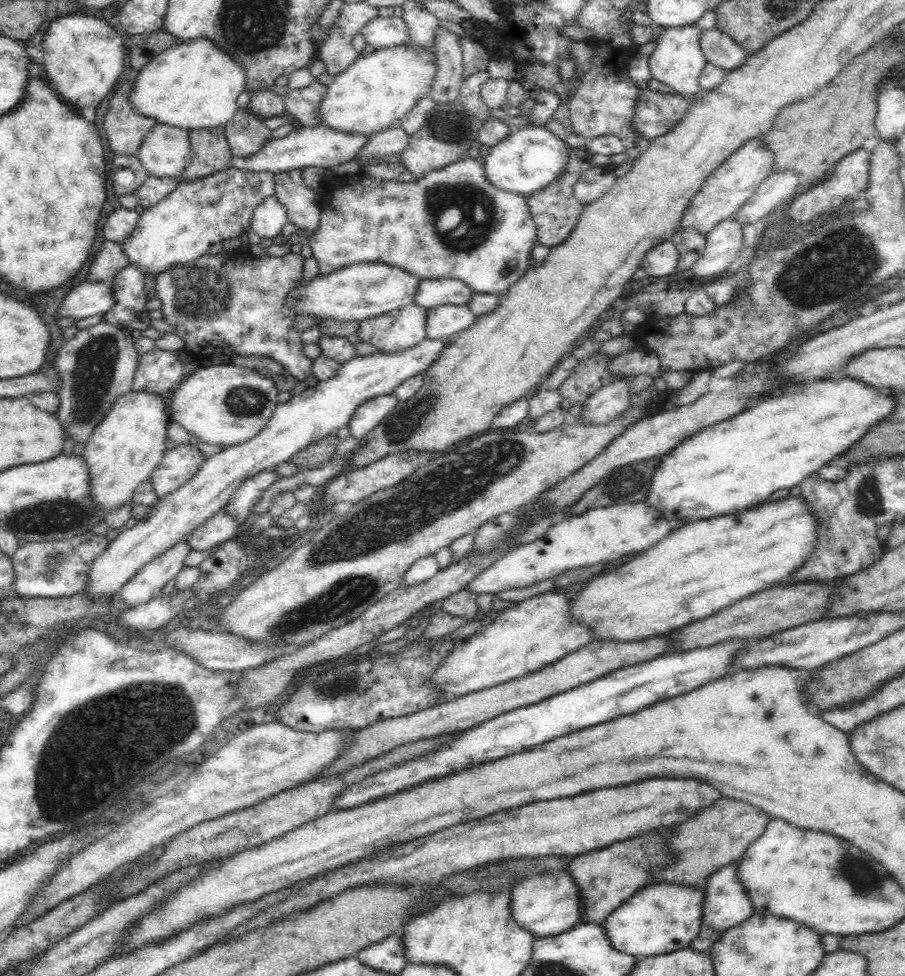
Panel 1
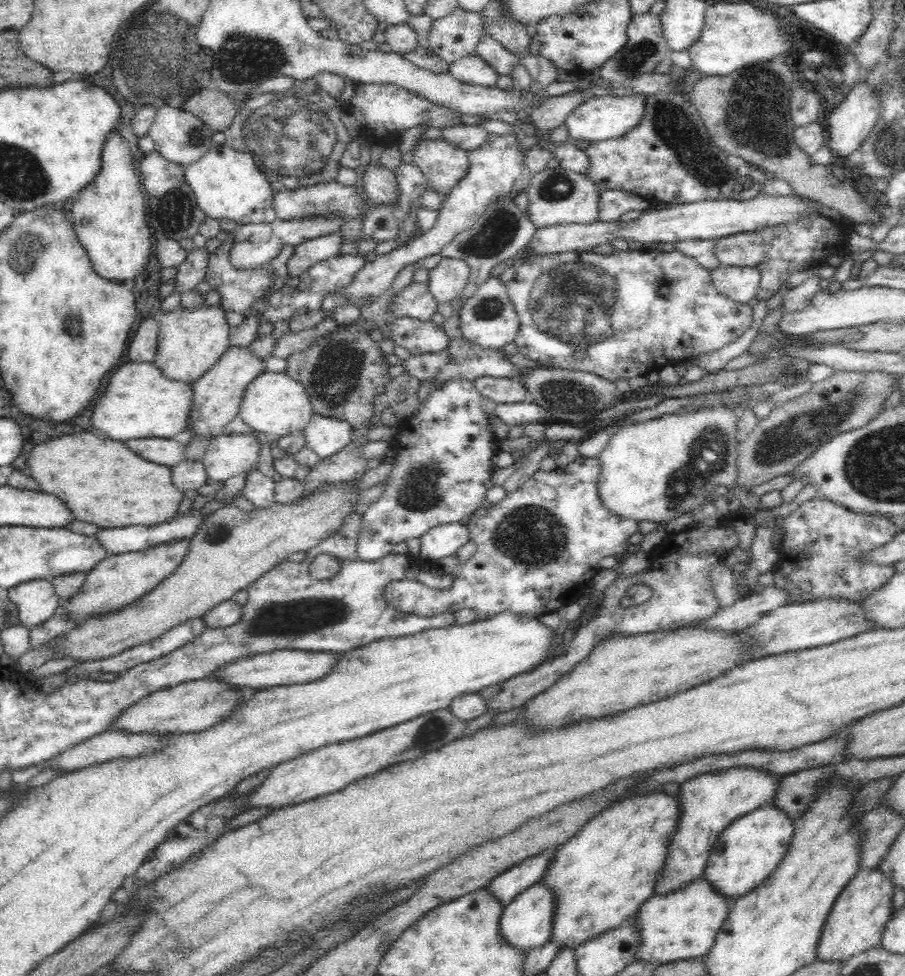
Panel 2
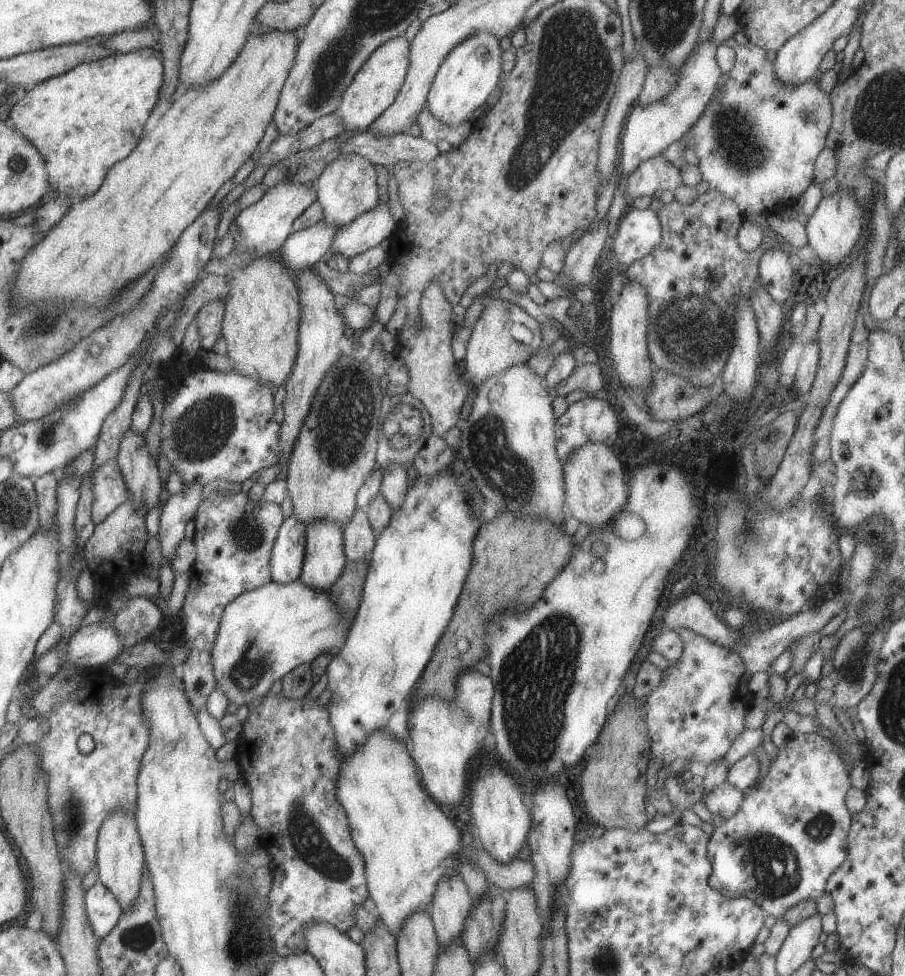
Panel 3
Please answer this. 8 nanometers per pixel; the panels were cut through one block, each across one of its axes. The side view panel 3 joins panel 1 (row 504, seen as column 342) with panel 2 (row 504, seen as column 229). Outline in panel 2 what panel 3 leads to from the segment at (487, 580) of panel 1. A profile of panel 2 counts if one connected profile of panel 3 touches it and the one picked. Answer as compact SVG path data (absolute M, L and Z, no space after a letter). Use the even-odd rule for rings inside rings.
M725 406L698 412L666 414L618 430L598 458L601 471L597 493L604 508L624 520L653 522L657 529L643 534L639 550L649 551L668 535L666 524L698 509L718 484L737 486L737 411Z

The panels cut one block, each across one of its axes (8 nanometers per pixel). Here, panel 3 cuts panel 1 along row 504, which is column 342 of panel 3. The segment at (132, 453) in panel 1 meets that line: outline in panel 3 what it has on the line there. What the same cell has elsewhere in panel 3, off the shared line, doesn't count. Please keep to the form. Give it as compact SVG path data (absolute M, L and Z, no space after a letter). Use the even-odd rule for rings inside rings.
M403 34L390 38L369 54L361 68L353 75L335 110L344 124L344 130L367 130L377 116L394 101L408 71L409 51L410 42Z

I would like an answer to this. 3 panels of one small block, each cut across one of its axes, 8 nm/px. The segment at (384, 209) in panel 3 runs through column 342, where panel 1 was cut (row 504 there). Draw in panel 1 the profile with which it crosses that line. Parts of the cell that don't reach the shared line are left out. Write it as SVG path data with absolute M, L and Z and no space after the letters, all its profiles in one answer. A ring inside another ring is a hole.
M268 469L246 479L222 508L224 513L230 515L240 525L245 523L249 520L253 506L262 498L264 491L280 478L274 469Z

